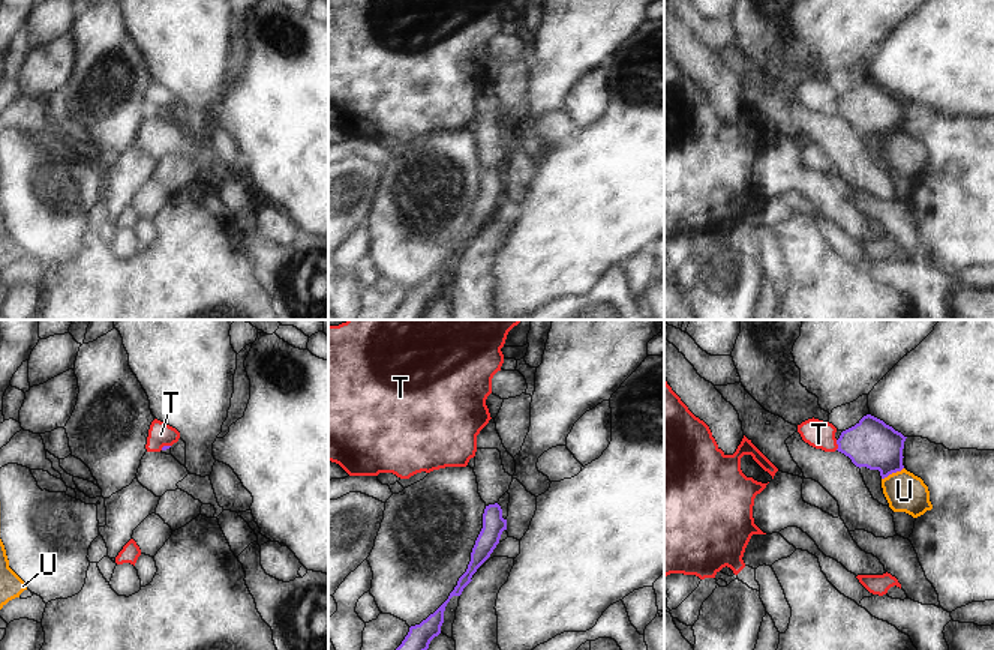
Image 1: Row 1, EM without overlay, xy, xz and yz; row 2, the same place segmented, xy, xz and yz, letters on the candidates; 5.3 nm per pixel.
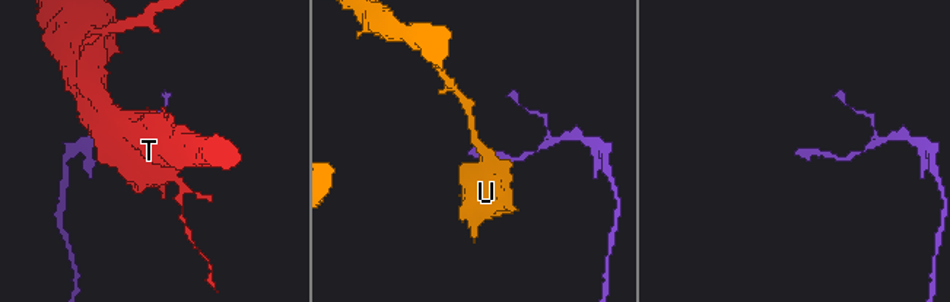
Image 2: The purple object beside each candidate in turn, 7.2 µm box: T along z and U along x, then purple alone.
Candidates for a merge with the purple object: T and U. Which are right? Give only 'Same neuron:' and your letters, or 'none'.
Same neuron: none

